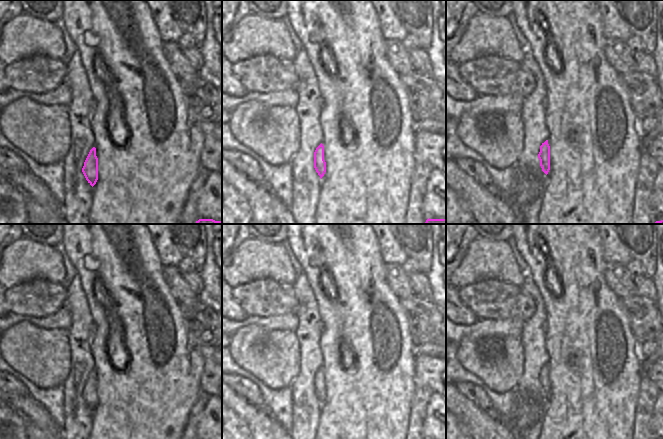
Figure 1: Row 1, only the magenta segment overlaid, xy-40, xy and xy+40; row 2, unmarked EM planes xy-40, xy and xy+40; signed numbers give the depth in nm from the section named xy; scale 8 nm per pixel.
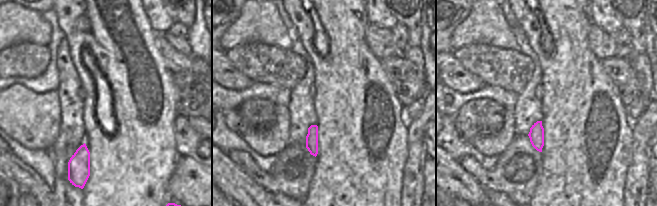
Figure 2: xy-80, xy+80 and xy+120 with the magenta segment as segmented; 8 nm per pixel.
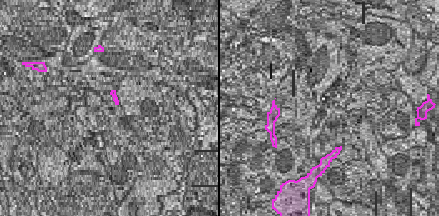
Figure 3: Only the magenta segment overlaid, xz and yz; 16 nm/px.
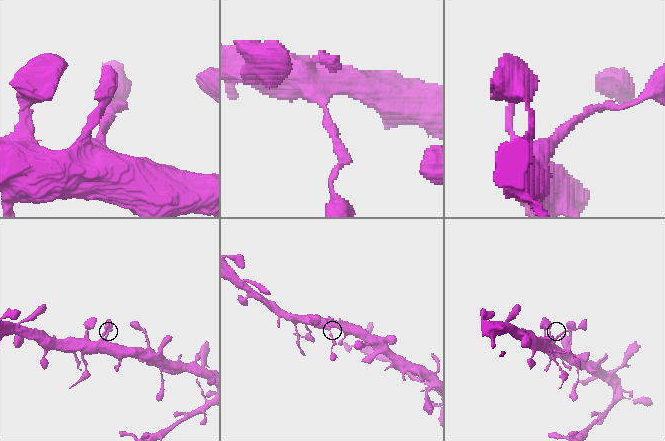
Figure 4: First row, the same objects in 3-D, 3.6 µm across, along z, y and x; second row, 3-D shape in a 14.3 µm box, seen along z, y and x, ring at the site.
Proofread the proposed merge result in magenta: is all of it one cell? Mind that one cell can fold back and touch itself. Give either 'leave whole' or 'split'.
leave whole

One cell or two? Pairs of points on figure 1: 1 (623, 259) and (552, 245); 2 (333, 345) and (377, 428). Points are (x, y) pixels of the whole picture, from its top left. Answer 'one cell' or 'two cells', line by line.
1: two cells
2: one cell

